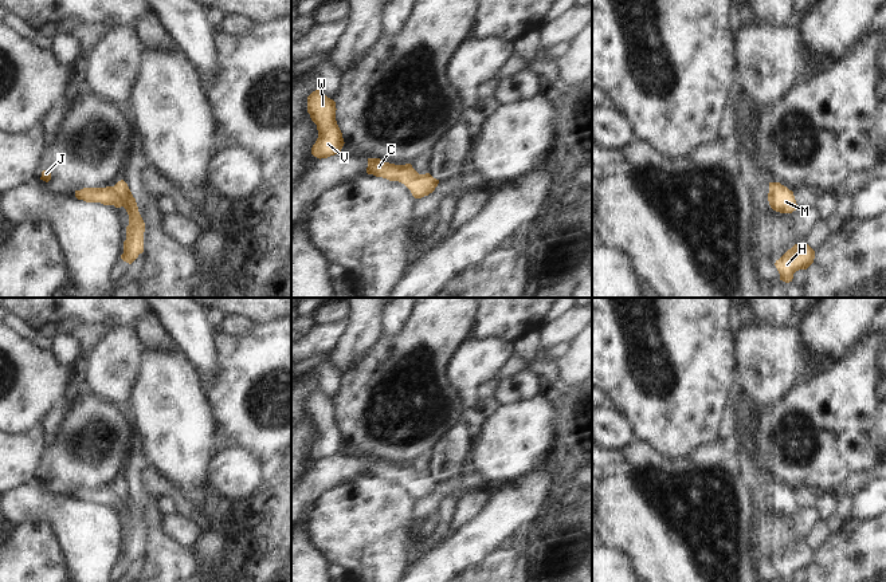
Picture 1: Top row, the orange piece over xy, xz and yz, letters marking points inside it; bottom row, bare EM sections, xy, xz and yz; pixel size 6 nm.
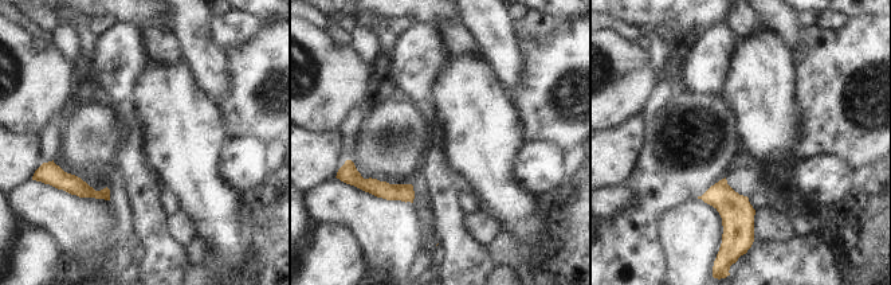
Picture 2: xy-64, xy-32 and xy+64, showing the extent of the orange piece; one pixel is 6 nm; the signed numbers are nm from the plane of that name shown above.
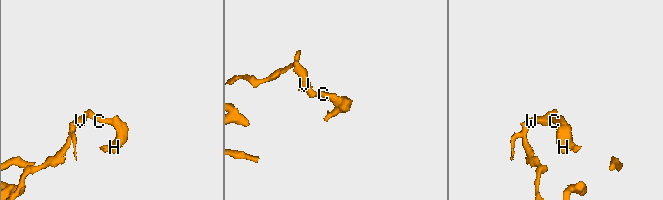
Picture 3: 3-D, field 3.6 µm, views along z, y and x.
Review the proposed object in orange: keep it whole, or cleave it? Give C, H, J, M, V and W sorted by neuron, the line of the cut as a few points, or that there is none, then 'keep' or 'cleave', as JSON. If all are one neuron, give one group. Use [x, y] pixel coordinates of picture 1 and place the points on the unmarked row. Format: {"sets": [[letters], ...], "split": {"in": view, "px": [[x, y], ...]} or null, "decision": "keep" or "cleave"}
{"sets": [["C", "H", "J", "M", "V", "W"]], "split": null, "decision": "keep"}

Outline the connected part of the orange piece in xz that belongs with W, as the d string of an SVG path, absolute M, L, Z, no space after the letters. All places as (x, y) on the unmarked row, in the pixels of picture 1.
M319 390L307 397L307 413L318 430L318 439L311 448L311 455L319 460L337 455L345 444L336 421L336 410L336 402Z

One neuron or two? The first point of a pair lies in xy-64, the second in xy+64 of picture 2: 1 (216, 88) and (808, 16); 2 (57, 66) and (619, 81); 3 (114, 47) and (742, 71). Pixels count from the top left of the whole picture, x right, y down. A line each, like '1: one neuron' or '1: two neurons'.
1: two neurons
2: one neuron
3: two neurons

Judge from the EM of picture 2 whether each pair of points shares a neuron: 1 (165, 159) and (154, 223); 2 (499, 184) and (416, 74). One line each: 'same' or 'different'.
1: different
2: different

